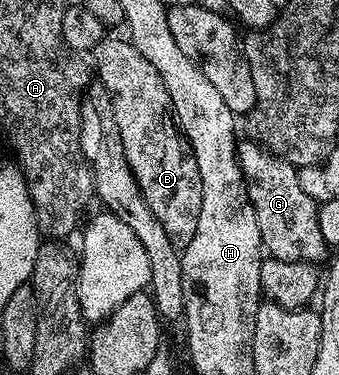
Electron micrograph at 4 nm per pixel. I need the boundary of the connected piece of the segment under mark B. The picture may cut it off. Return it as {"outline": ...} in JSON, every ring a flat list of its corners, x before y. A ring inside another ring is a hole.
{"outline":[[103,38,99,41,92,51,93,67,97,79,110,96,116,130,120,130,120,142,124,146,128,166,152,214,156,214,173,244,185,246,192,242,196,222,200,219,202,187,196,158,190,153,190,145,178,131,178,125,168,118,170,99,164,90,164,82,160,82,160,74,152,70,152,66,130,45,129,39,121,39]]}

